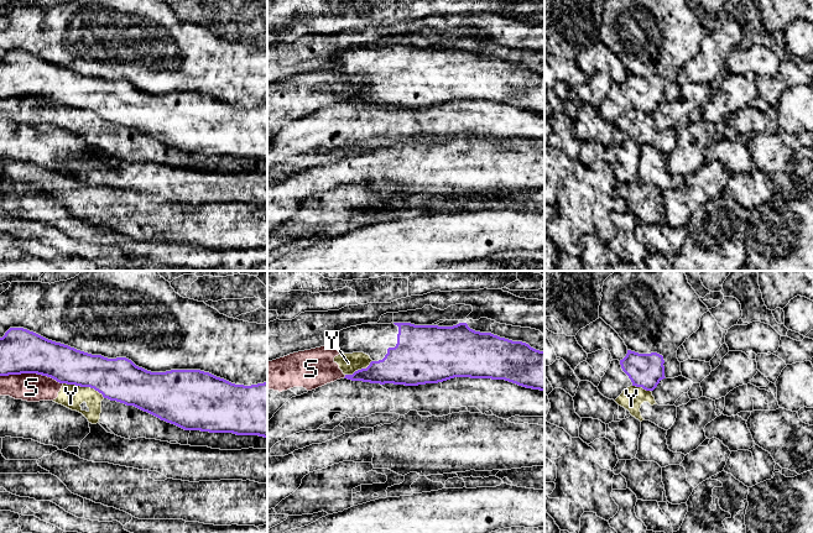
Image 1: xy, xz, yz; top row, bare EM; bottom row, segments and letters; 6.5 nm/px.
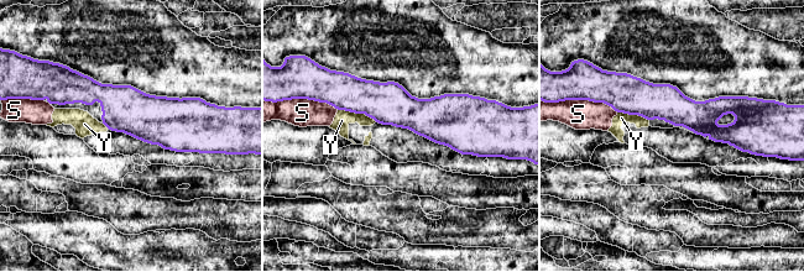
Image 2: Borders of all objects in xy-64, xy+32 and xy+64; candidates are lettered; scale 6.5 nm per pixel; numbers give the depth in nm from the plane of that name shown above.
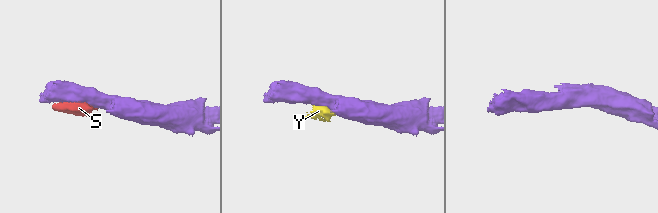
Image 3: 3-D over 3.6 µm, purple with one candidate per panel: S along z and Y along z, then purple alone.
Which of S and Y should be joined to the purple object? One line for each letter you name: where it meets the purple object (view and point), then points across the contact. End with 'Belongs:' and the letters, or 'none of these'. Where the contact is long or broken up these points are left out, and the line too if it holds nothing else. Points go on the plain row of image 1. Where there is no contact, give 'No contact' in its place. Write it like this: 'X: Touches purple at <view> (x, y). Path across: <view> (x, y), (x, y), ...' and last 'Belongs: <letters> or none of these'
Belongs: none of these

